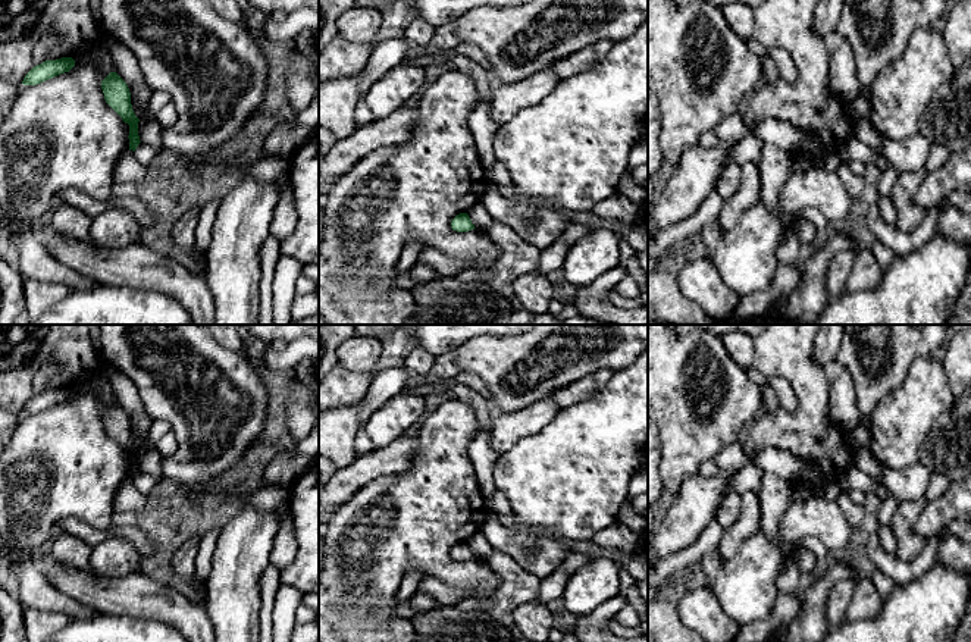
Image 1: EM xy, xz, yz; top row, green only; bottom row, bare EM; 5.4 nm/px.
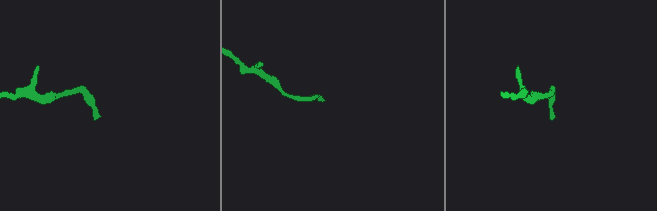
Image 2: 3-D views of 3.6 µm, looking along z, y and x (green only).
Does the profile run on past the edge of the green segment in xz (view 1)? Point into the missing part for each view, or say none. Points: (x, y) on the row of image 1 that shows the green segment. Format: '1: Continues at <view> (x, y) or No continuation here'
1: No continuation here

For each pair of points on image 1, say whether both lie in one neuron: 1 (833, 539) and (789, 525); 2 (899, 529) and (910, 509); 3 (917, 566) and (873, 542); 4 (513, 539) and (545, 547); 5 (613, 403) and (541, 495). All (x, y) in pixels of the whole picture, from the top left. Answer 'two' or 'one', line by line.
1: one
2: one
3: one
4: one
5: one

